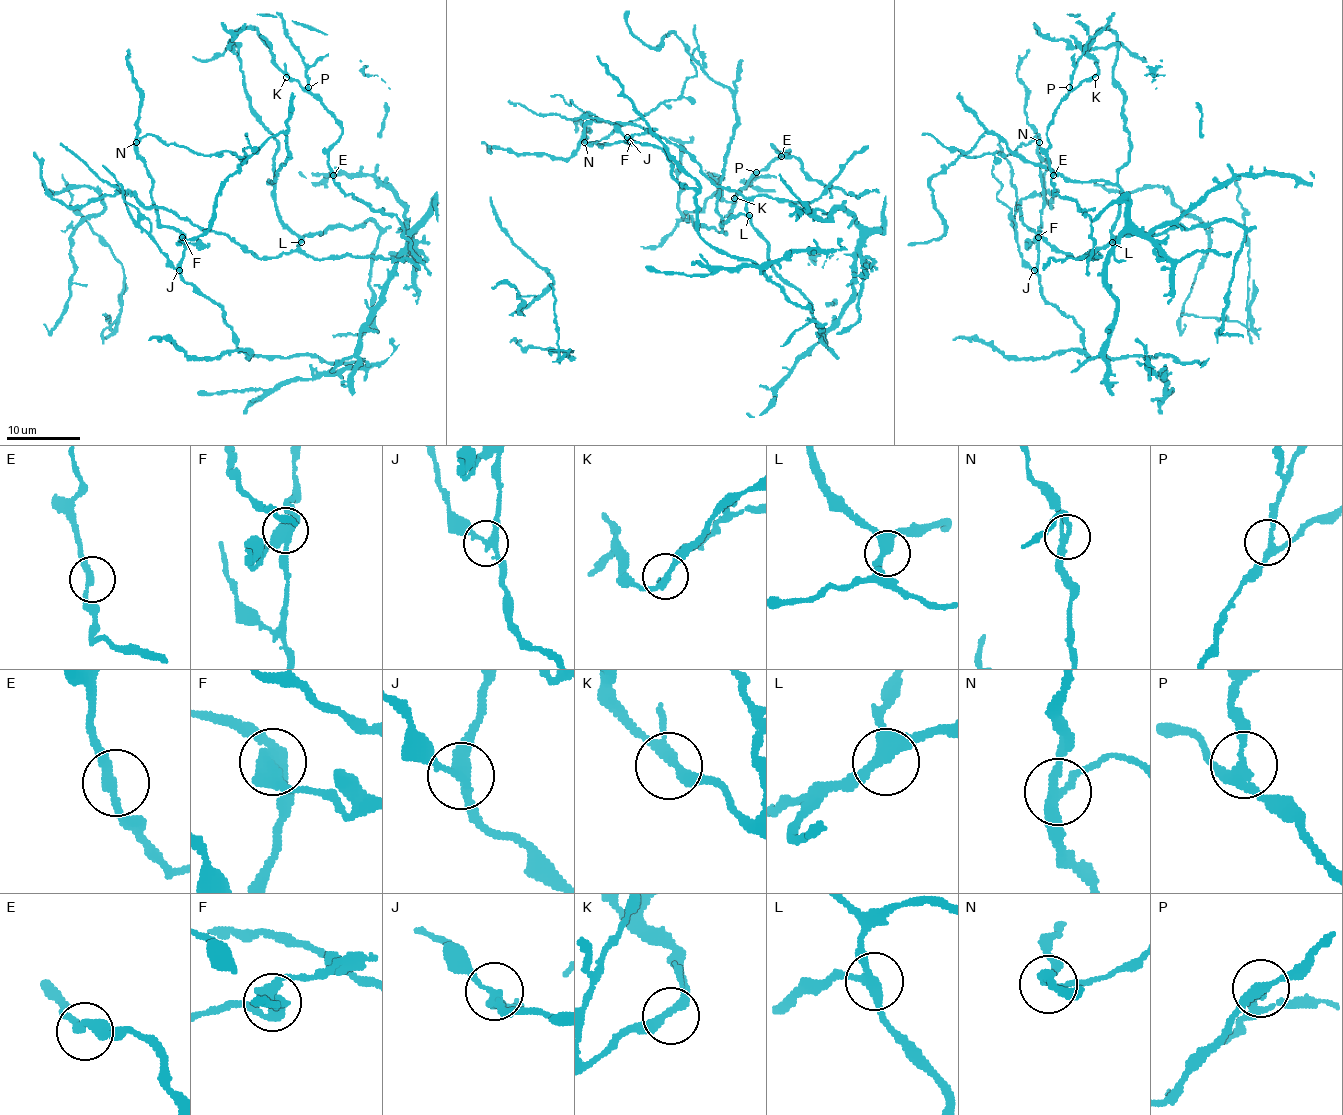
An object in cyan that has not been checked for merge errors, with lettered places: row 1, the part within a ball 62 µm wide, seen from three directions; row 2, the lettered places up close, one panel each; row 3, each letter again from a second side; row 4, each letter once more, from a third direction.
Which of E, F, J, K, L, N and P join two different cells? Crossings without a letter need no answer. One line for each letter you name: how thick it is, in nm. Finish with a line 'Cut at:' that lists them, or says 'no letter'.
F: 380 nm thick
J: 260 nm thick
N: 240 nm thick
Cut at: F, J, N

